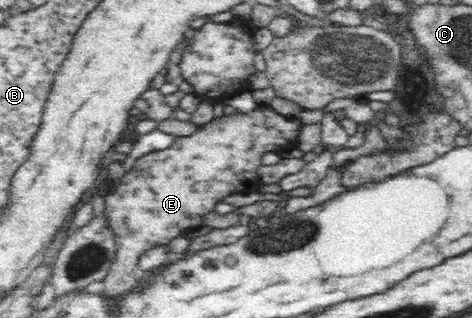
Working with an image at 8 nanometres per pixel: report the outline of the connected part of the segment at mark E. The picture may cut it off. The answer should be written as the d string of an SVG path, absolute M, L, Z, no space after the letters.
M269 104L257 106L250 114L237 112L232 116L214 117L200 127L199 132L191 136L176 137L171 148L157 150L145 154L135 162L135 166L120 178L115 190L104 197L104 213L108 216L110 226L114 230L117 252L107 276L103 280L106 296L119 296L139 280L139 257L153 246L171 242L177 236L184 236L188 231L202 226L206 214L214 210L214 206L223 198L237 191L249 193L253 184L259 184L257 168L265 152L273 152L278 146L297 143L303 122L298 117L287 118L273 112Z

